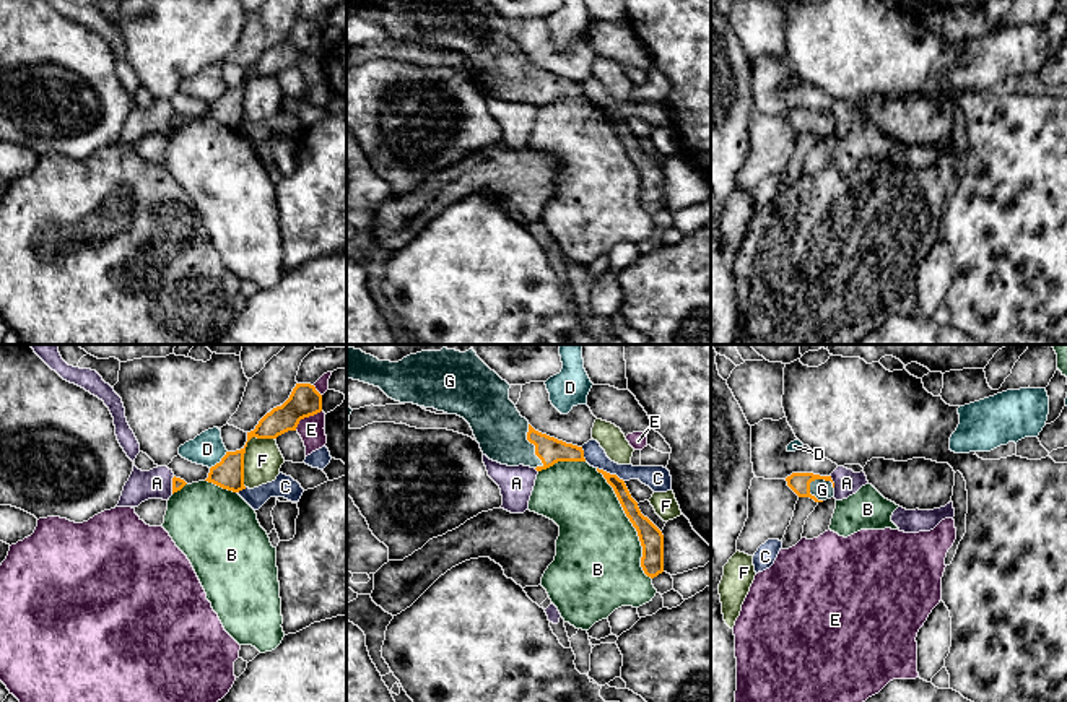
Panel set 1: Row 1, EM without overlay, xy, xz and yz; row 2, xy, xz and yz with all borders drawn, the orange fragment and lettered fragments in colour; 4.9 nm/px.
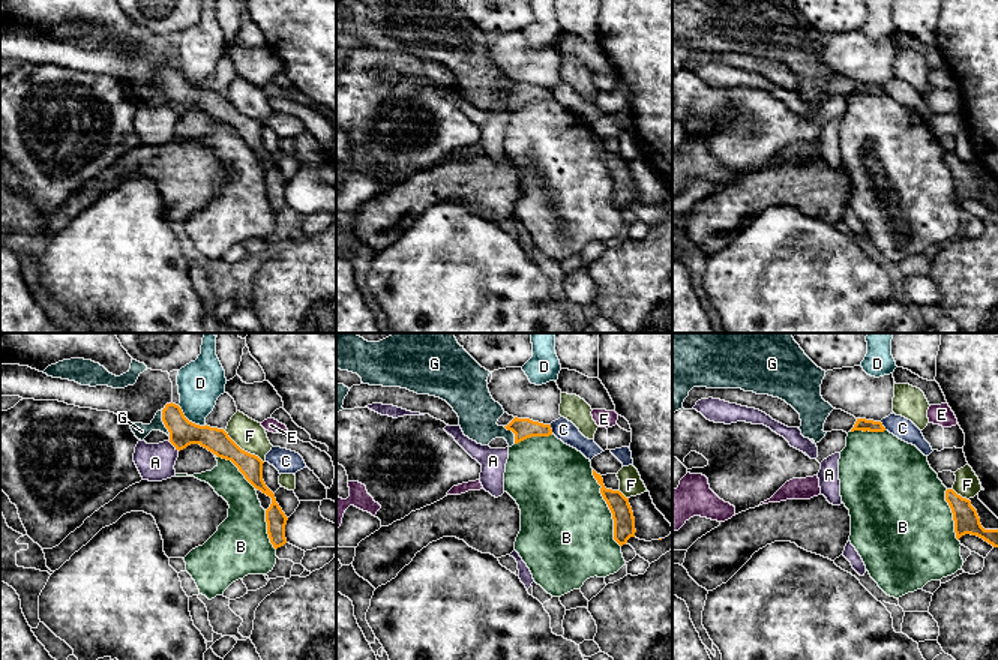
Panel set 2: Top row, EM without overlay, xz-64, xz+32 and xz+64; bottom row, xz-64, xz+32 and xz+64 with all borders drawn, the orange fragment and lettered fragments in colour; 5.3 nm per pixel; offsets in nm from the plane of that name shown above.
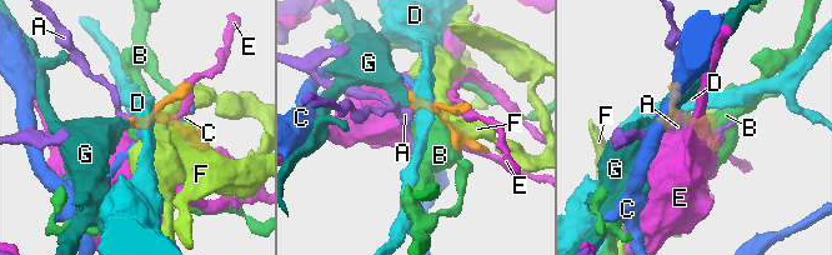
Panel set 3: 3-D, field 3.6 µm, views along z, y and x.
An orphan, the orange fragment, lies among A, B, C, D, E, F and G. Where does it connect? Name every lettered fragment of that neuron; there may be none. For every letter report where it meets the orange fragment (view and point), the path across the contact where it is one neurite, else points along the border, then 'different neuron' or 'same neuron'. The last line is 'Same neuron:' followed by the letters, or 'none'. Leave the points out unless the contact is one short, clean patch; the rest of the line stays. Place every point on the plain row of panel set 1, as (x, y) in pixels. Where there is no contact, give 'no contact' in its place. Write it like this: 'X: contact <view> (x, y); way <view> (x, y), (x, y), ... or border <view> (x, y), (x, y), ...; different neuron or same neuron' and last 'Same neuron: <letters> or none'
A: contact xy (173, 121); border xy (174, 112), (171, 129); different neuron
B: contact xz (631, 158); different neuron
C: contact xz (609, 109); border xz (597, 103), (615, 109), (623, 117); different neuron
D: contact xy (222, 96); border xy (226, 86), (210, 104); different neuron
E: contact xy (306, 52); different neuron
F: contact xy (244, 88); different neuron
G: contact xz (534, 80); way xz (550, 86), (540, 86), (534, 80), (514, 78), (500, 65); same neuron
Same neuron: G

